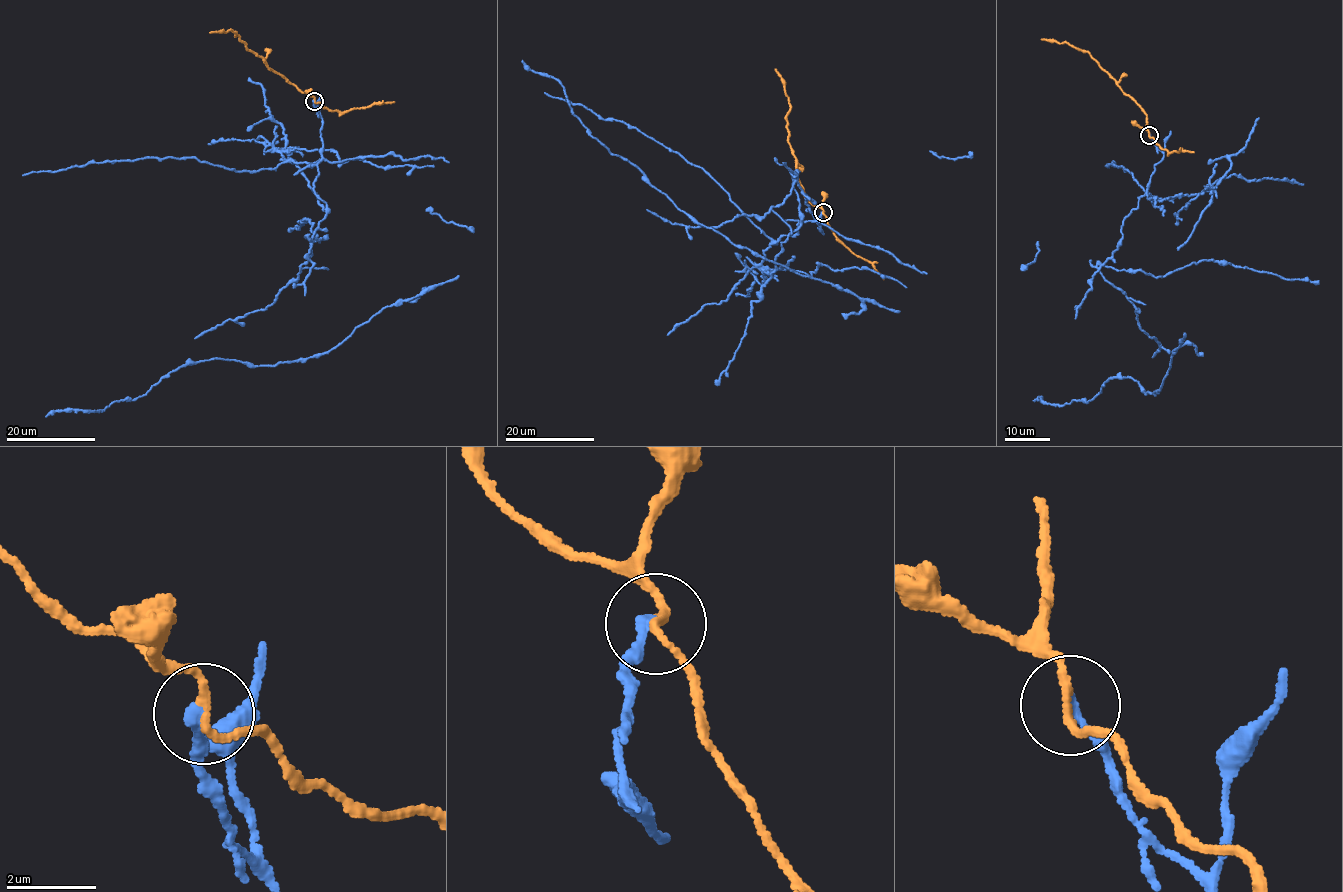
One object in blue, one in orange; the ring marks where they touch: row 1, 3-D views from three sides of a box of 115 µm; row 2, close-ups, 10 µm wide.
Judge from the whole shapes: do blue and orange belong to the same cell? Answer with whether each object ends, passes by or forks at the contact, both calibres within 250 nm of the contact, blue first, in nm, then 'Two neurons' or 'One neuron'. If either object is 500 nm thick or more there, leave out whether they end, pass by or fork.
At the ring blue ends. At the ring orange passes by. Thickness 260 nm (blue) against 160 nm. Two neurons

